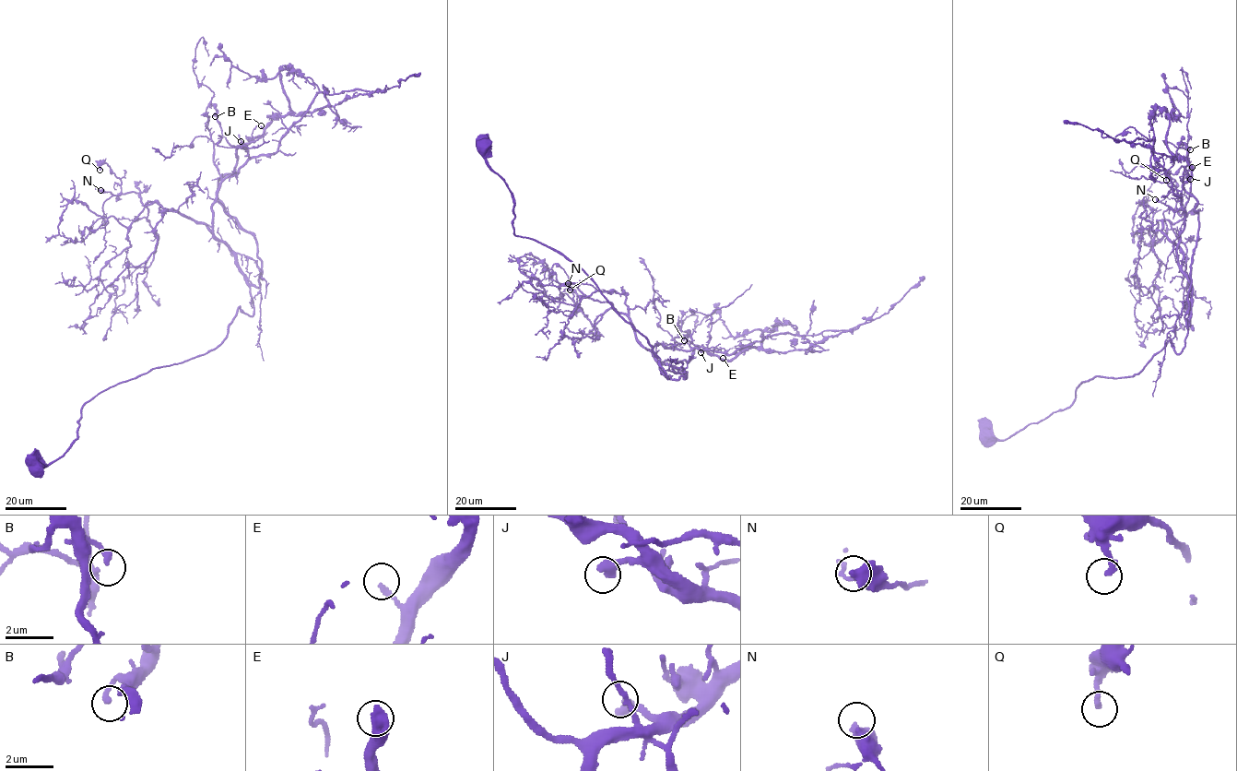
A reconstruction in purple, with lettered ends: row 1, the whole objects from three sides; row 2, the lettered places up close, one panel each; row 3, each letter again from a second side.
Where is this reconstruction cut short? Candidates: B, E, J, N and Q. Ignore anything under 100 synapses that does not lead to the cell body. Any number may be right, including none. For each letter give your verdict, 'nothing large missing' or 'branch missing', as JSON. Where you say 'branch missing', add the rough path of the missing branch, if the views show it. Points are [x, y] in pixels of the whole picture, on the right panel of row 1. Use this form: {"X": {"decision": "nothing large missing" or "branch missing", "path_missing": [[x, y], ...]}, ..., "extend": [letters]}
{"B": {"decision": "nothing large missing"}, "E": {"decision": "nothing large missing"}, "J": {"decision": "nothing large missing"}, "N": {"decision": "nothing large missing"}, "Q": {"decision": "nothing large missing"}, "extend": []}

